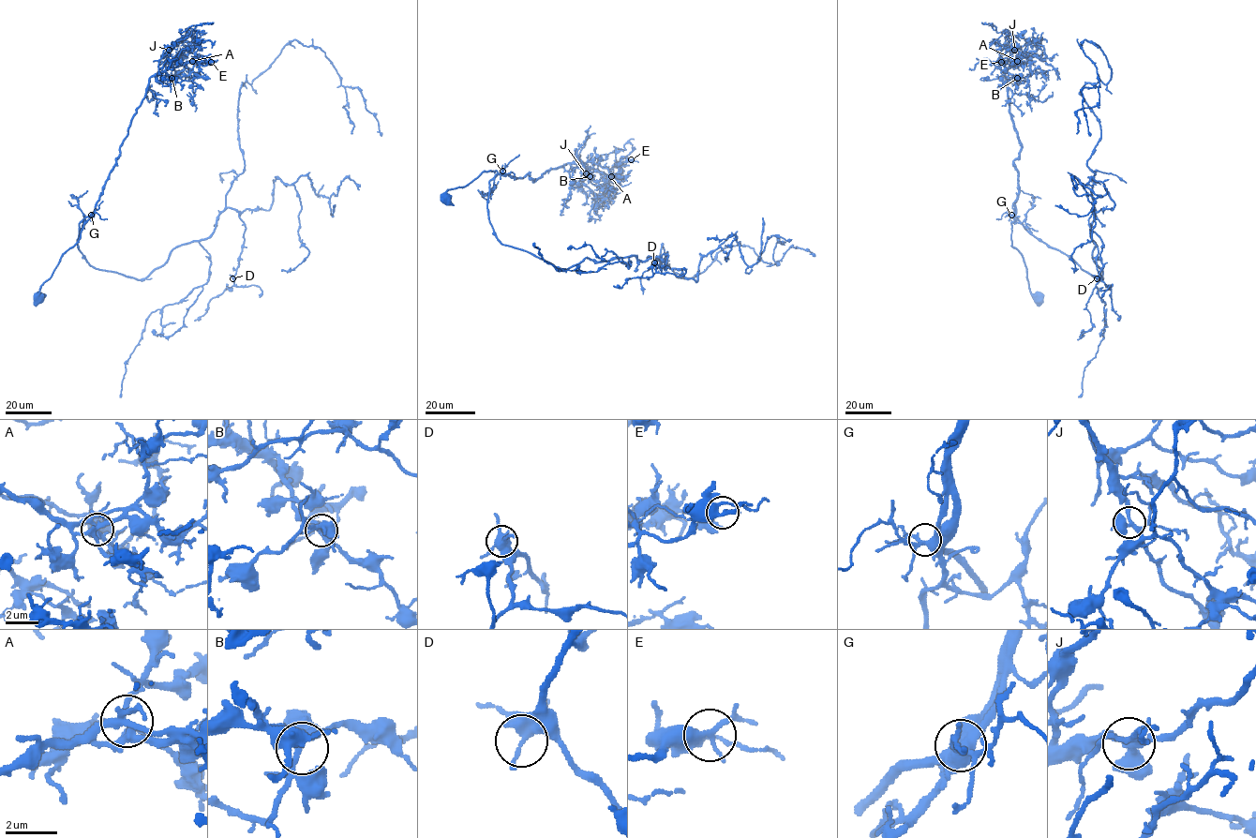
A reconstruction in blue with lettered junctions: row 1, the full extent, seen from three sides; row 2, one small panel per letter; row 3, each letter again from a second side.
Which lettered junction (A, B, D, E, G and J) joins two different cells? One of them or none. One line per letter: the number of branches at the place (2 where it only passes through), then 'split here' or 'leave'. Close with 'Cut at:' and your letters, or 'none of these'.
A: branches 4; leave
B: branches 4; leave
D: branches 4; leave
E: branches 4; leave
G: branches 4; leave
J: branches 4; leave
Cut at: none of these

